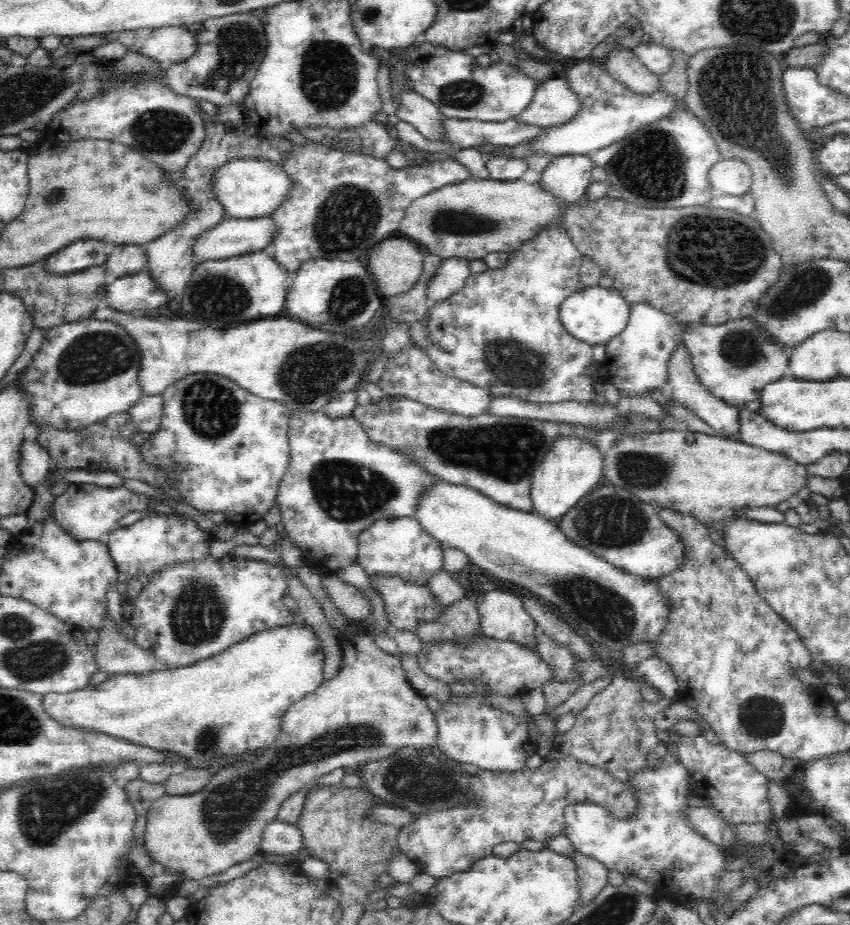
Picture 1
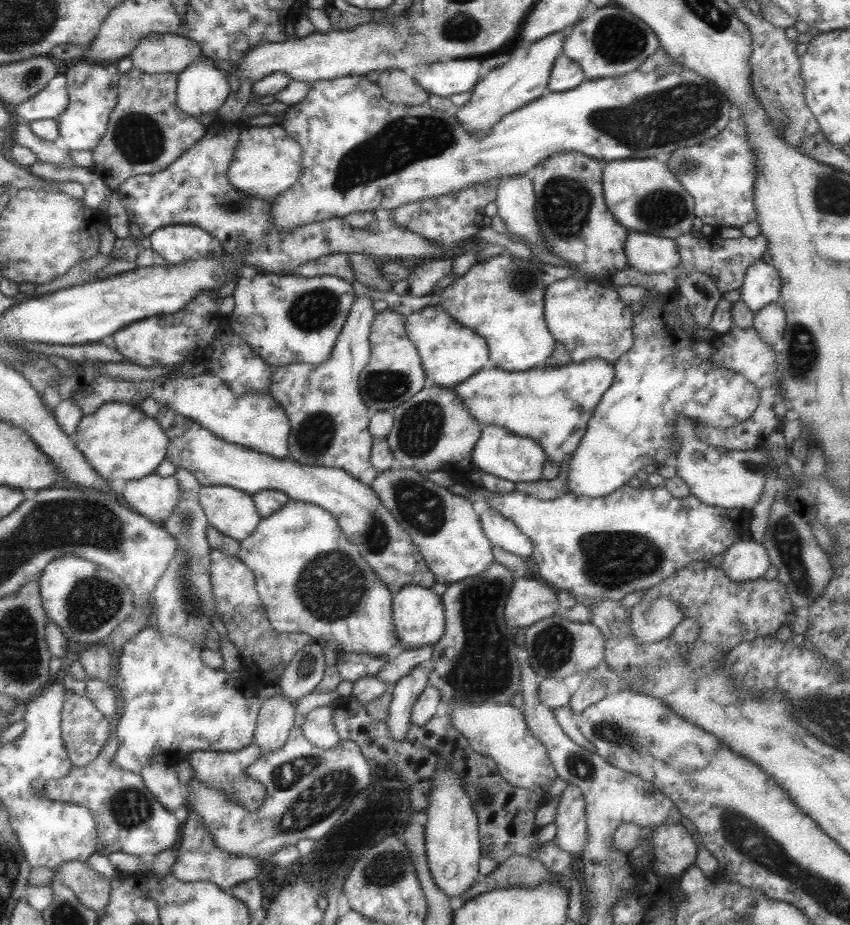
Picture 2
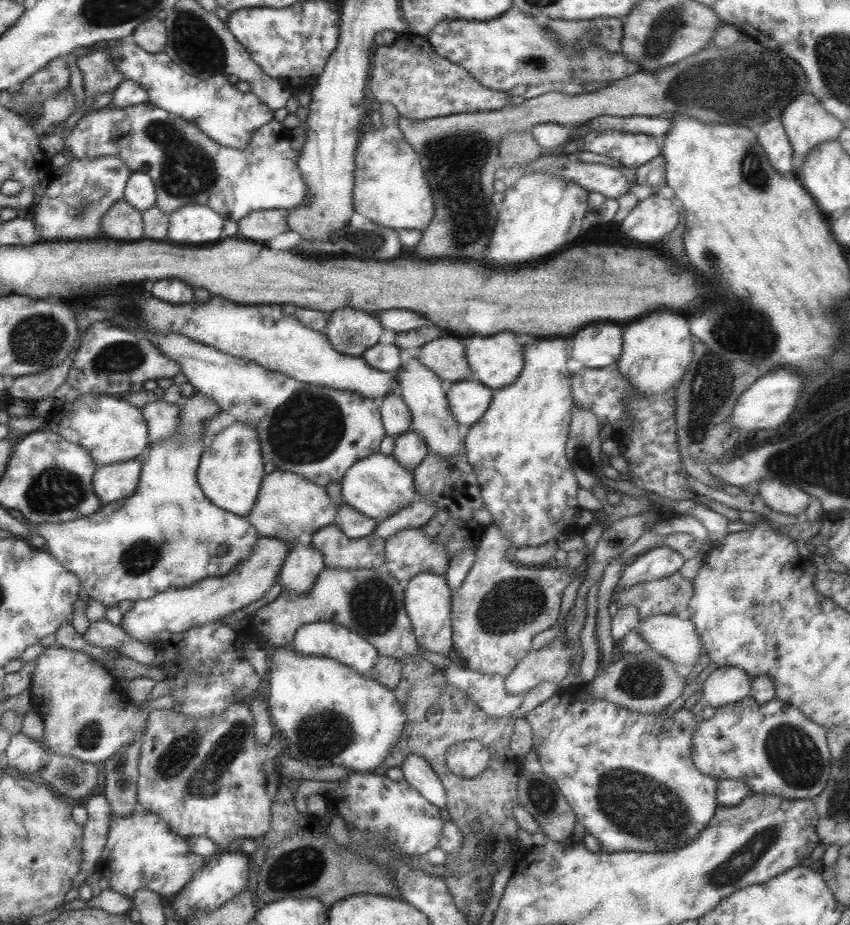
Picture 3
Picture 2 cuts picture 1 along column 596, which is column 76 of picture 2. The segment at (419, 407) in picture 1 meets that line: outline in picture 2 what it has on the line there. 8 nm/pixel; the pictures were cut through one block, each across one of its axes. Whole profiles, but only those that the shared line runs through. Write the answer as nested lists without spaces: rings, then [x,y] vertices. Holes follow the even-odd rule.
[[[109,402],[89,415],[84,414],[75,433],[75,447],[118,495],[122,495],[128,481],[156,474],[168,450],[168,435],[155,417],[149,417],[138,406],[121,402]]]

